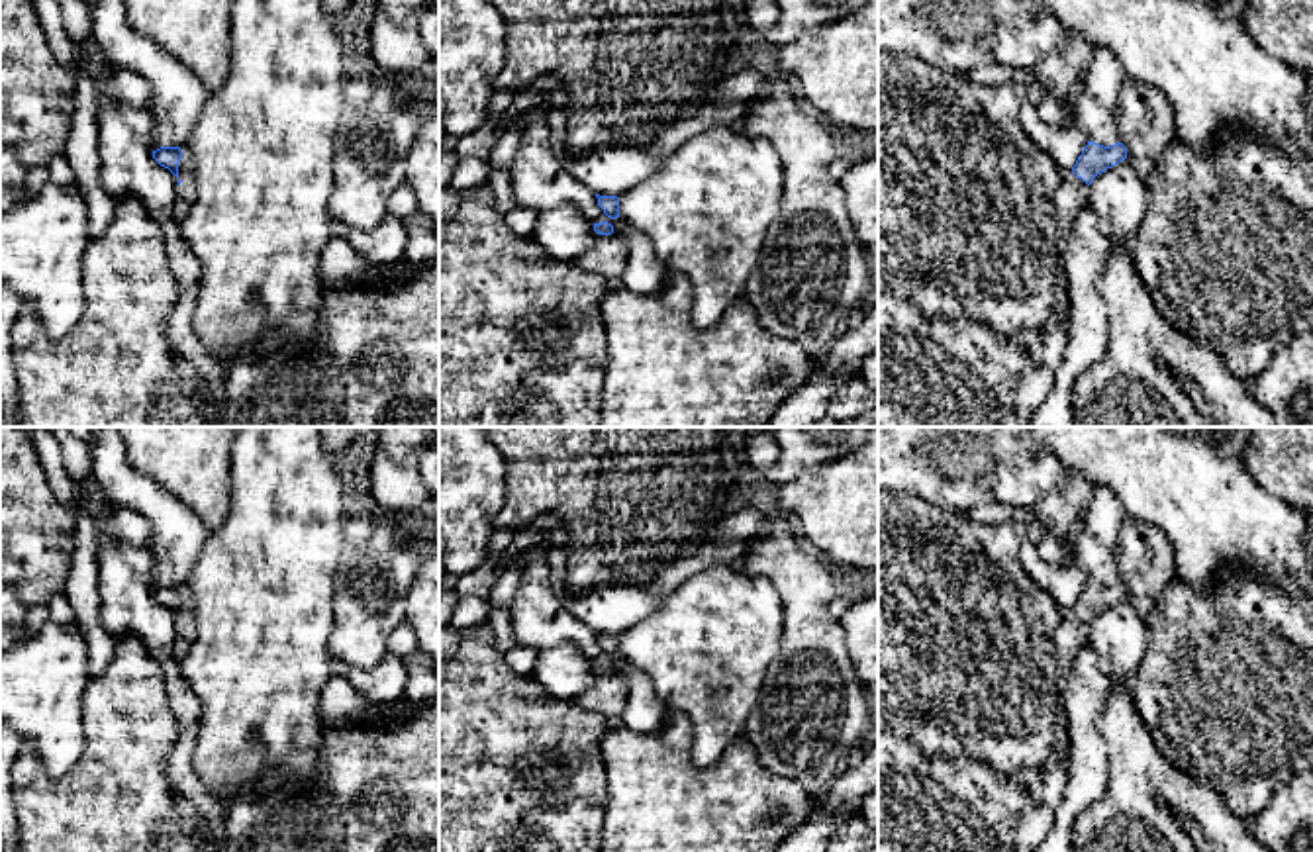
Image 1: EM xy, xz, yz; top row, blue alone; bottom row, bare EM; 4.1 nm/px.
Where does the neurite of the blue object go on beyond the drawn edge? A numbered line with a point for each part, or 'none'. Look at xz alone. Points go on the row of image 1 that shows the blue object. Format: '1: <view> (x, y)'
1: xz (608, 253)

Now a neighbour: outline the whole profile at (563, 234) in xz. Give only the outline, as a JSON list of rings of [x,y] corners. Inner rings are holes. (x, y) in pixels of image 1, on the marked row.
[[[576,206],[537,213],[533,241],[555,260],[572,260],[596,241],[594,223]]]

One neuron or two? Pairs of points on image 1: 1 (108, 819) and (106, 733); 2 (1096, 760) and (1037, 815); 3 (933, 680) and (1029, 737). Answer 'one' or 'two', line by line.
1: one
2: two
3: one

